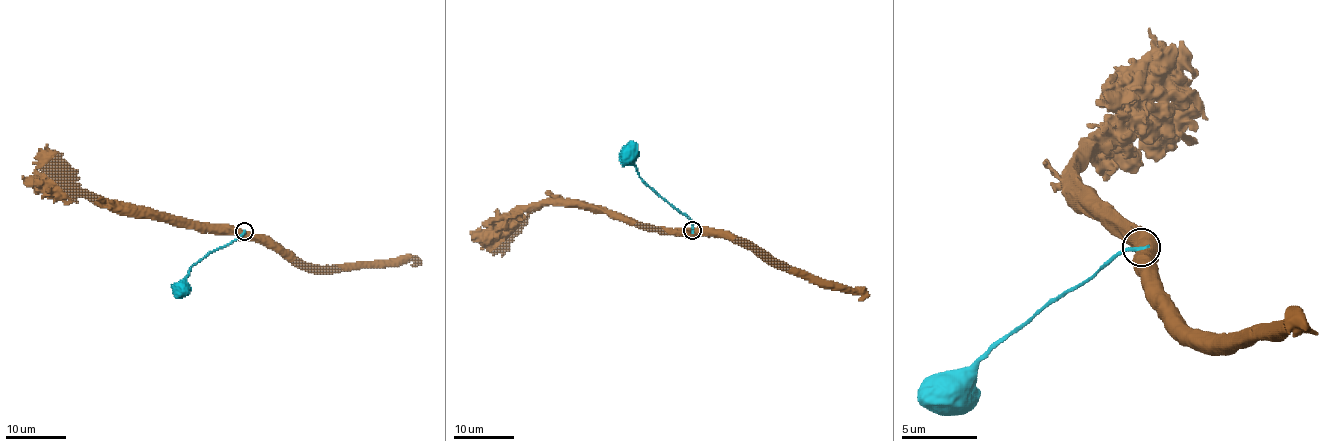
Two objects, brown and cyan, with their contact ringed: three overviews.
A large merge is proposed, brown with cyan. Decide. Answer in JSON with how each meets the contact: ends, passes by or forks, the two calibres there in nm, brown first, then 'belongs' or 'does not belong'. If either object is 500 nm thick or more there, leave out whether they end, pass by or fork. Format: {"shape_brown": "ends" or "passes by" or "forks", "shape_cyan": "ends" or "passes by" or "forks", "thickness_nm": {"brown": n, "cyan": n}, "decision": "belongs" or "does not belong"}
{"thickness_nm": {"brown": 900, "cyan": 280}, "decision": "does not belong"}

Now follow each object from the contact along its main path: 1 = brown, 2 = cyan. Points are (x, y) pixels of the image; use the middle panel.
1: (693, 230), (666, 230), (616, 214), (538, 204), (532, 210), (497, 216), (473, 234), (470, 231)
2: (693, 230), (691, 222), (639, 175), (628, 151)

